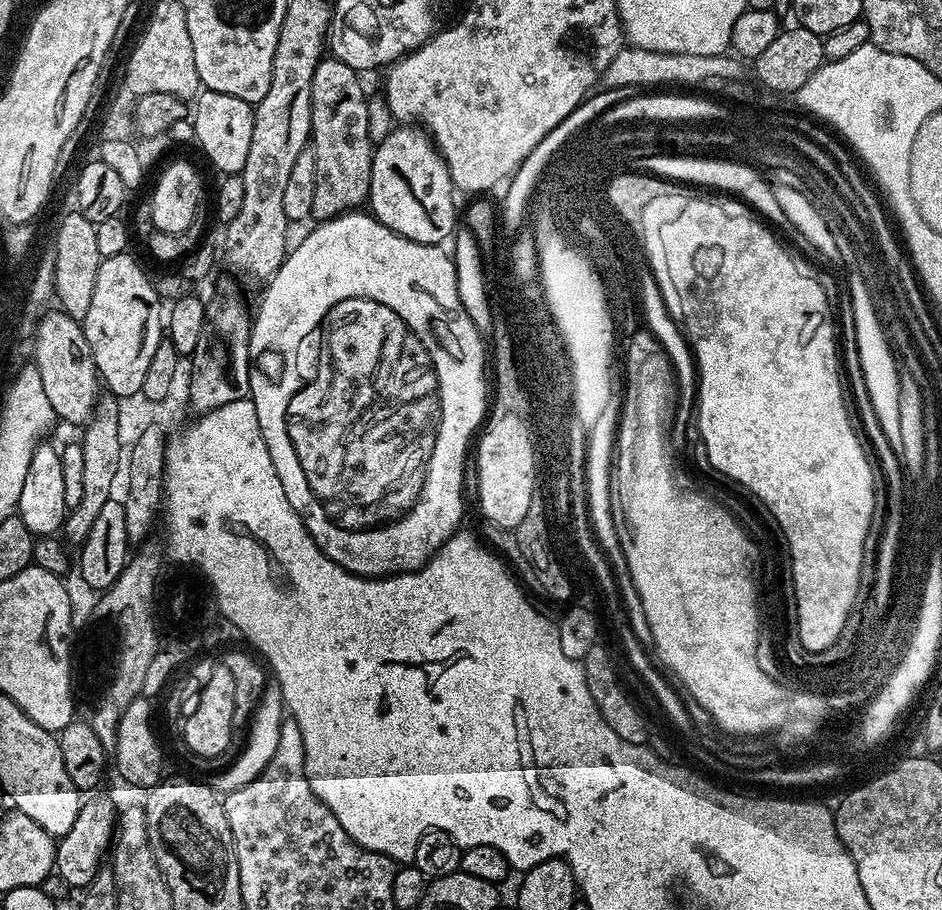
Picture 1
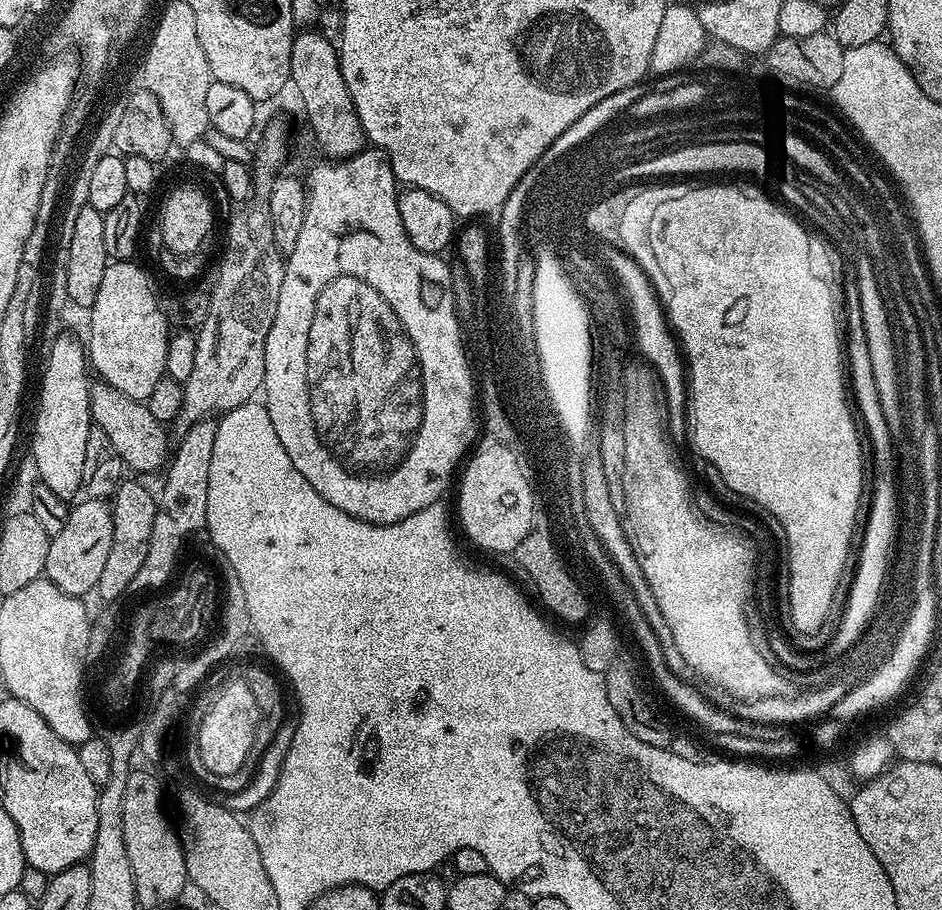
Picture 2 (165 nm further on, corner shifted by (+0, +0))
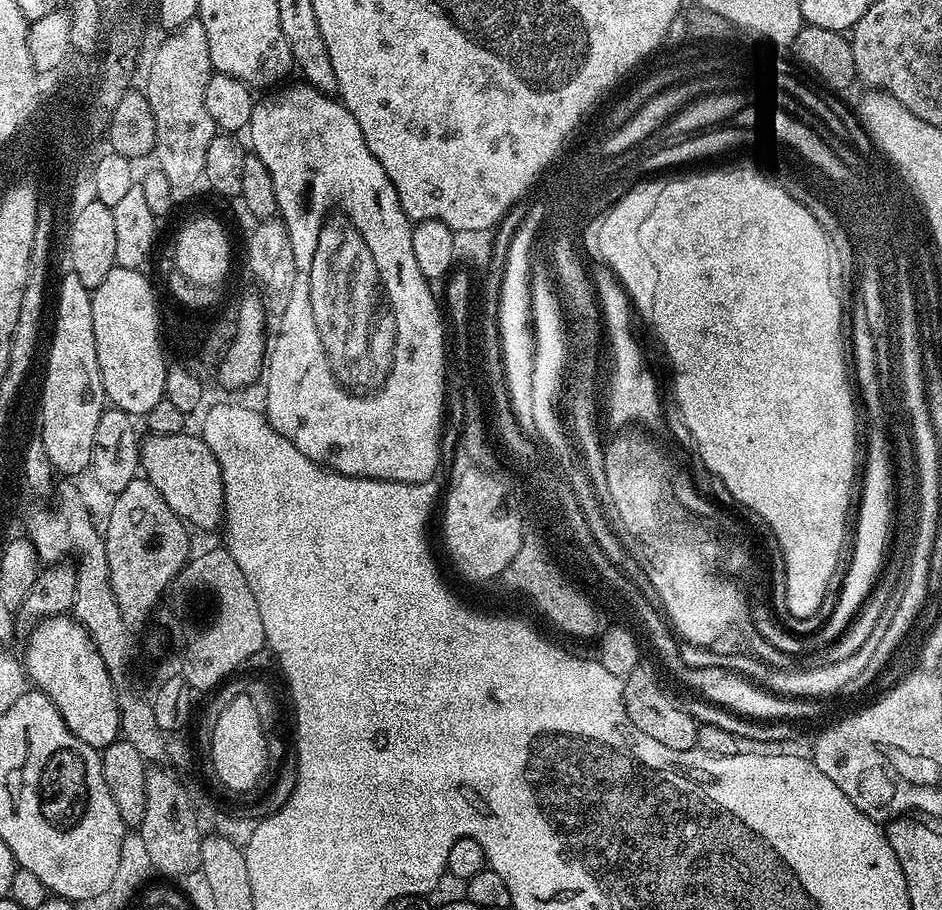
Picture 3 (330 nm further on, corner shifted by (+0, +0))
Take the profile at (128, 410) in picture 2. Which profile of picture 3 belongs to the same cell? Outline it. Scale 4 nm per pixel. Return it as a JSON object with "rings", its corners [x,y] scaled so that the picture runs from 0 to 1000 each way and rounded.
{"rings":[[[196,473],[185,477],[152,480],[149,490],[149,519],[176,547],[176,556],[189,565],[196,577],[208,580],[235,579],[238,570],[238,531],[231,503],[211,478]]]}

